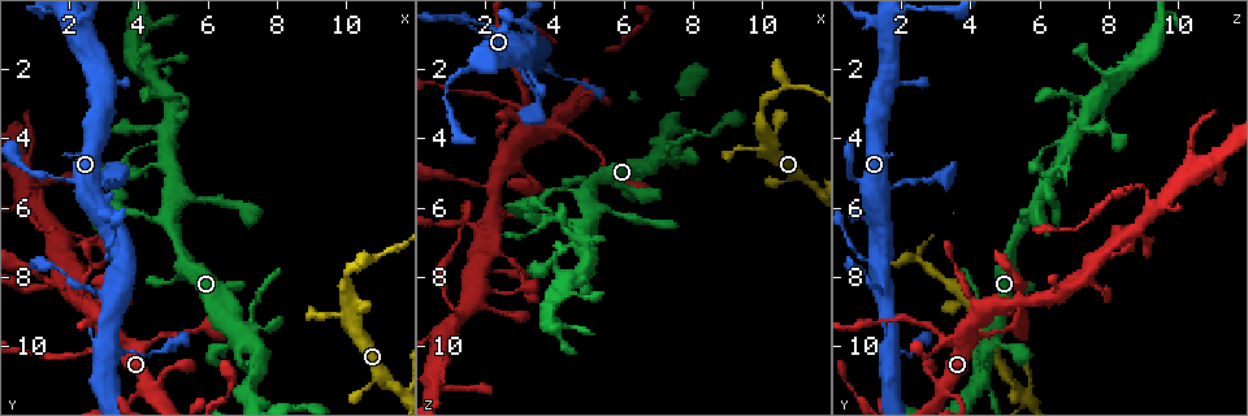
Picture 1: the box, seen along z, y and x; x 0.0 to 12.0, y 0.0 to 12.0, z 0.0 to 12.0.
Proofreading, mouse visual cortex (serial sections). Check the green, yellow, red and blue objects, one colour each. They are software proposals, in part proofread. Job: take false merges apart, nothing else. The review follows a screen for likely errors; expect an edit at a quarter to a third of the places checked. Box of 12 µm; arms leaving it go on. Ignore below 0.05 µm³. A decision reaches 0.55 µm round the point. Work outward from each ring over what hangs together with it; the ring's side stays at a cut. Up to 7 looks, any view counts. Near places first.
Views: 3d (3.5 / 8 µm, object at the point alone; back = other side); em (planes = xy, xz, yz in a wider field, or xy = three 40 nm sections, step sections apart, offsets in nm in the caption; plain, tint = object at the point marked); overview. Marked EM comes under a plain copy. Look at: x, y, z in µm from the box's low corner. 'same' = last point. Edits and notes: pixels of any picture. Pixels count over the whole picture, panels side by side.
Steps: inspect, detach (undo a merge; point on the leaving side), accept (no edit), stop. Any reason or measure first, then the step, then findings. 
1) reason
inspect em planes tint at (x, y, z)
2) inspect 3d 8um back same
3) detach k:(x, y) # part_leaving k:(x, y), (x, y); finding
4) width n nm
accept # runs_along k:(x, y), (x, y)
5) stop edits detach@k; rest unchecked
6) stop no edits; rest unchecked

arms part here
inspect 3d 8um at (10.7, 7.5, 2.5)

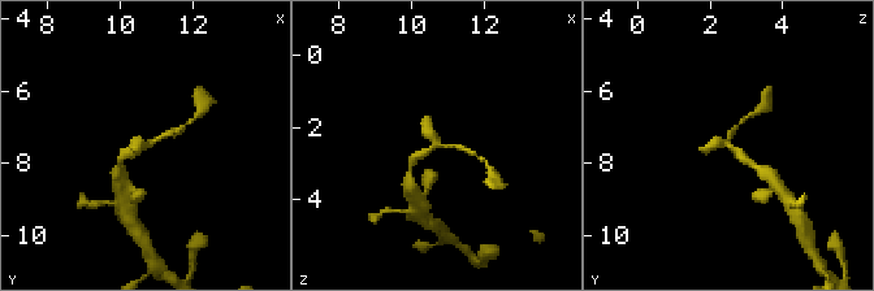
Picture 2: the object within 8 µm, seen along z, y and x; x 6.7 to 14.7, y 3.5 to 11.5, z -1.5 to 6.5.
closer look
inspect 3d 3.5um at (10.7, 7.5, 2.5)

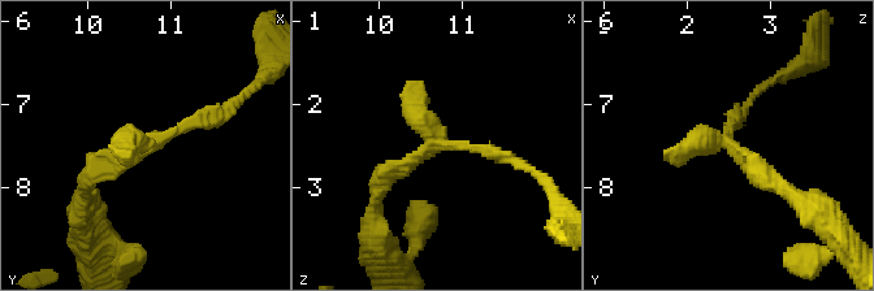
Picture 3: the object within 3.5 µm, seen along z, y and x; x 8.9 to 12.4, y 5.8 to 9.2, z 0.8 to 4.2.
accept # runs_along 3:(375, 195), (431, 146), (411, 82); continuous, no second cell

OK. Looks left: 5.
inspect 3d 3.5um at (3.4, 7.6, 1.1)

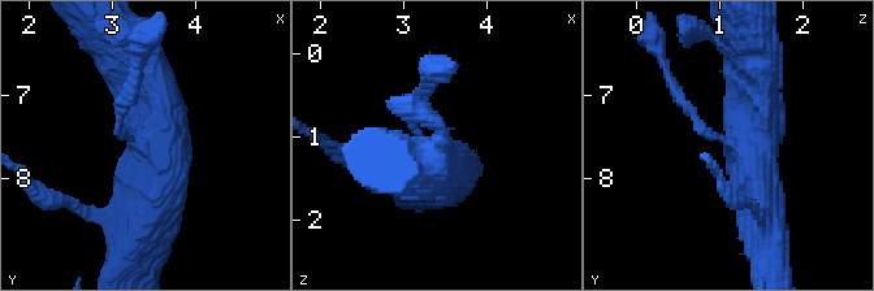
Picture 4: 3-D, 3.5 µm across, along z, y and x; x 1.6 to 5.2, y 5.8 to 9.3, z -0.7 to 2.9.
need the tissue
inspect em xy step 3 tint at (3.35, 7.65, 1.15)

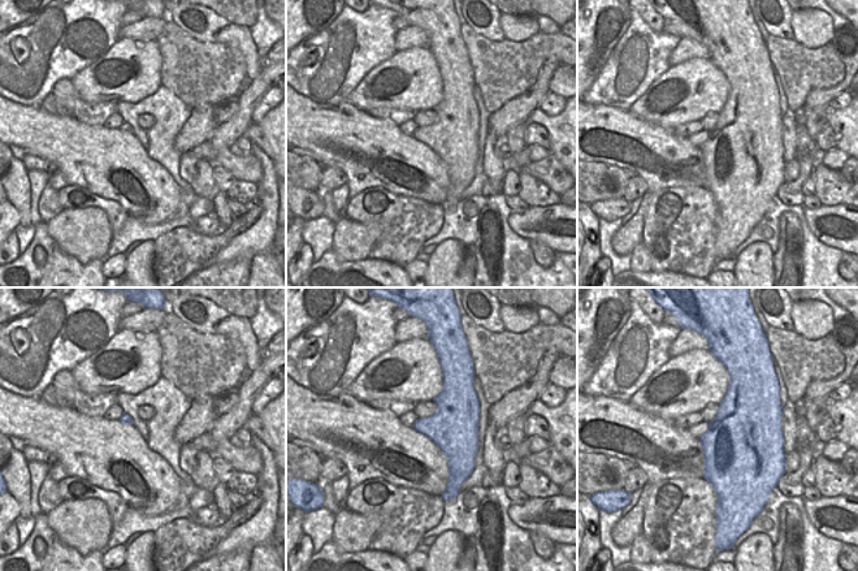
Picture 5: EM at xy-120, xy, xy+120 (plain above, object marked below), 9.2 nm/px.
width 460 nm
accept # runs_along 4:(754, 63), (751, 161), (765, 230); continuous, no second cell

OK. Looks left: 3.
sharp bend
inspect 3d 3.5um at (4.6, 10.9, 3.1)

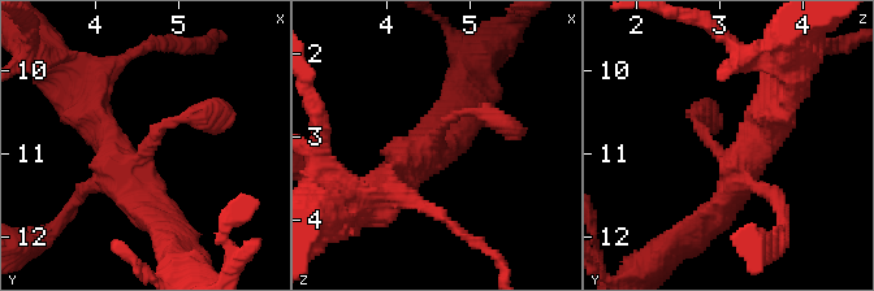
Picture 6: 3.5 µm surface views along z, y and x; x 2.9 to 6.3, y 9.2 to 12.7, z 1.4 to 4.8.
inspect em xy step 2 tint at (4.55, 10.95, 3.00)

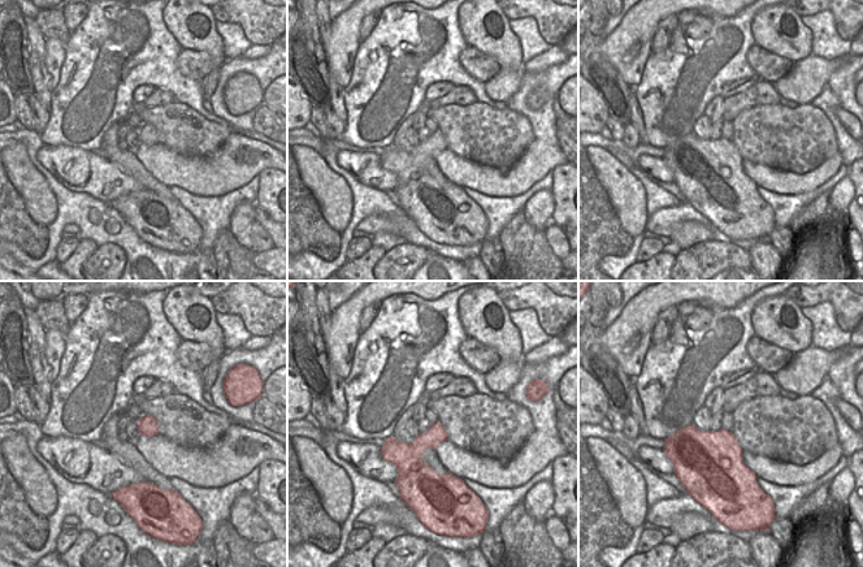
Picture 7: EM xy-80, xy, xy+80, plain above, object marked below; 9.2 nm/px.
accept # runs_along 6:(392, 189), (455, 114), (503, 125); all the same cell

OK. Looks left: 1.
stop no edits; rest unchecked

